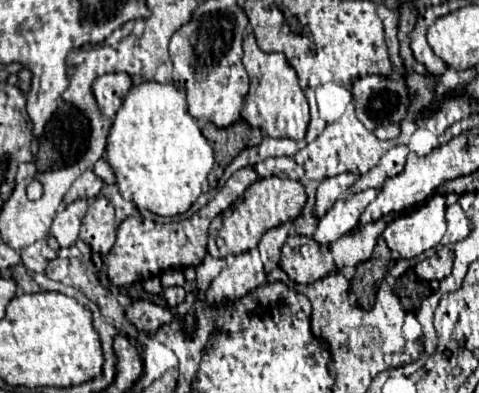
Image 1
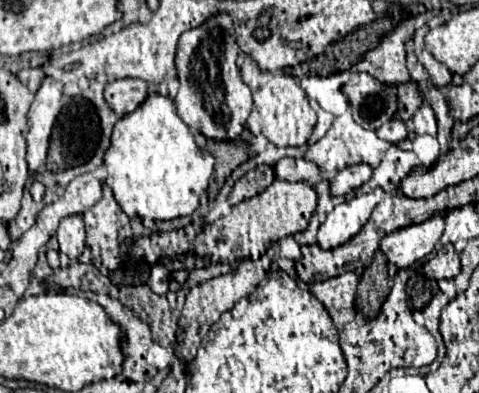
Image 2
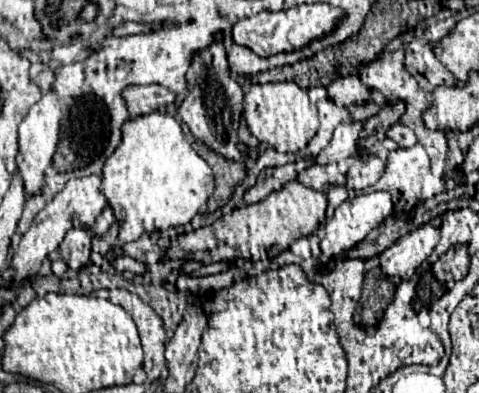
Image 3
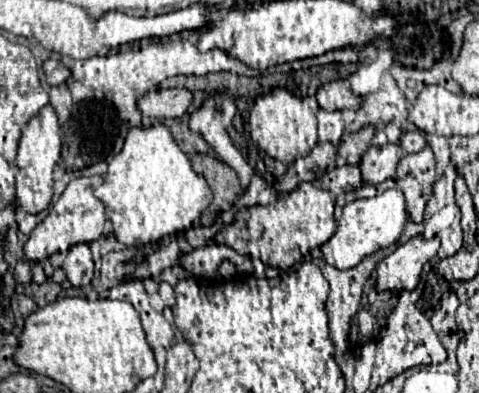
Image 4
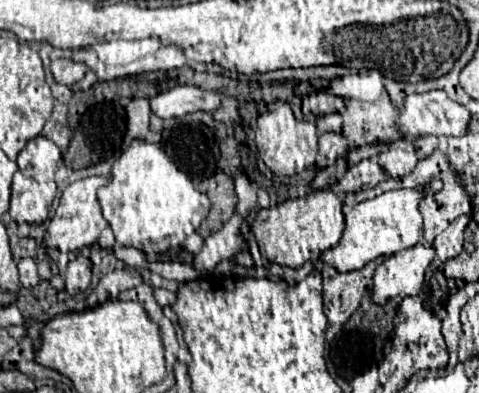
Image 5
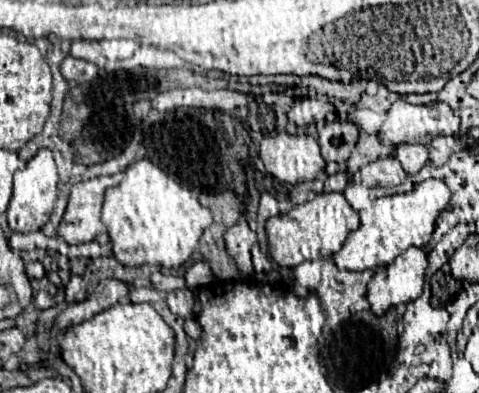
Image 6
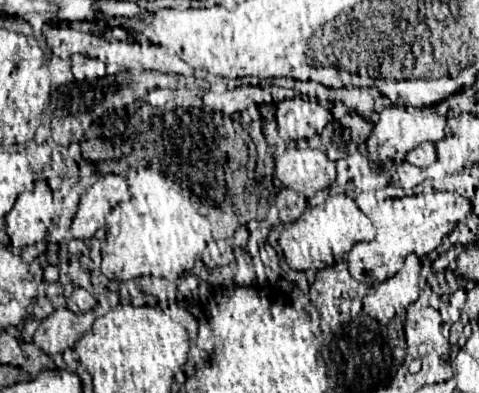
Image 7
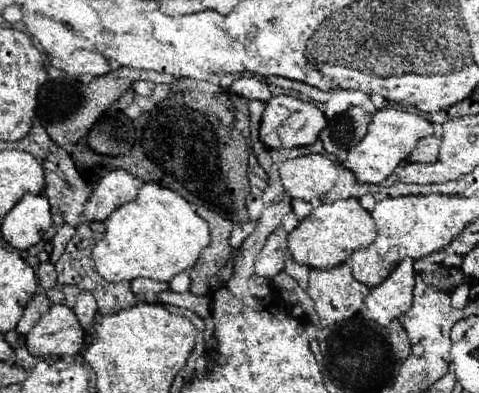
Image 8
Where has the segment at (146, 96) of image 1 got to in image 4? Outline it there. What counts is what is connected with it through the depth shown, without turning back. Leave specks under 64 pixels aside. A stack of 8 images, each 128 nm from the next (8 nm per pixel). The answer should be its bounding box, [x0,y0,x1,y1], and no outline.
[94,124,212,246]

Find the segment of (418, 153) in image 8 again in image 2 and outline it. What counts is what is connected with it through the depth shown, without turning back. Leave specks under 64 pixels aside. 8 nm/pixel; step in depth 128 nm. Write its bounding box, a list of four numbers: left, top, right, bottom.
[330,164,374,194]

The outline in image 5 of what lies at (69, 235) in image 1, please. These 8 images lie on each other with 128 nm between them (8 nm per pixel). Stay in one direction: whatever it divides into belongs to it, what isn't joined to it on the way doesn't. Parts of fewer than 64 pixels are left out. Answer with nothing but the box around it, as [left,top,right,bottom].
[64,256,90,296]

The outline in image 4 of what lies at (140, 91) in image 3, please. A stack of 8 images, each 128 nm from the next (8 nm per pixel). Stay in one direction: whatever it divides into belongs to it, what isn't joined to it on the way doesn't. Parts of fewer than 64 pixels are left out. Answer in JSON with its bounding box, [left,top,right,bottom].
[138,88,194,120]

